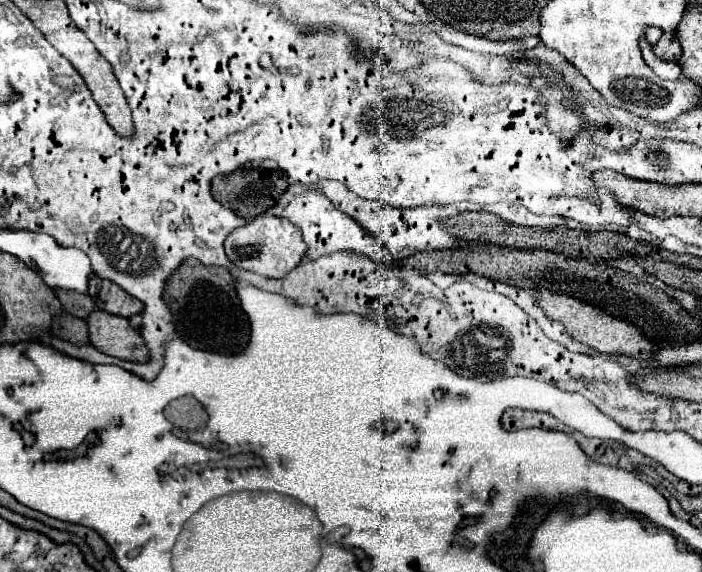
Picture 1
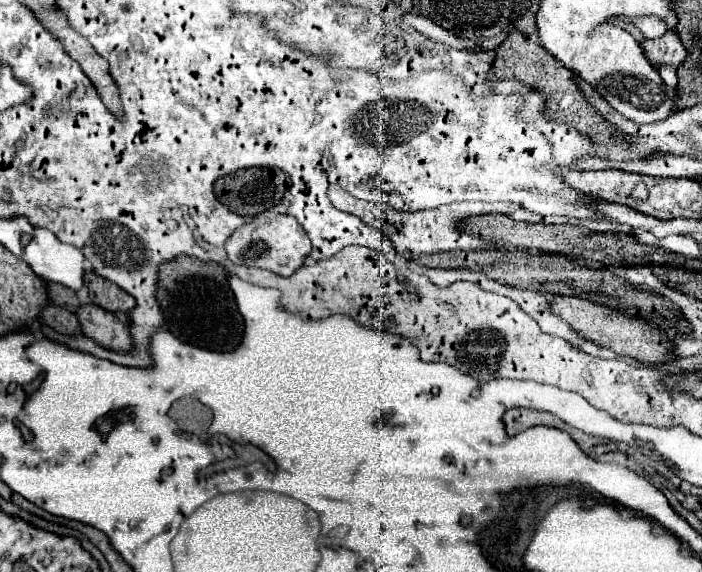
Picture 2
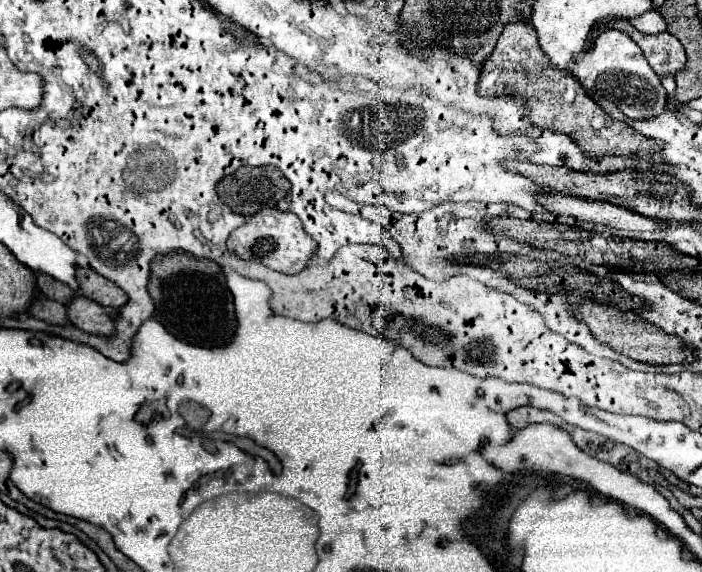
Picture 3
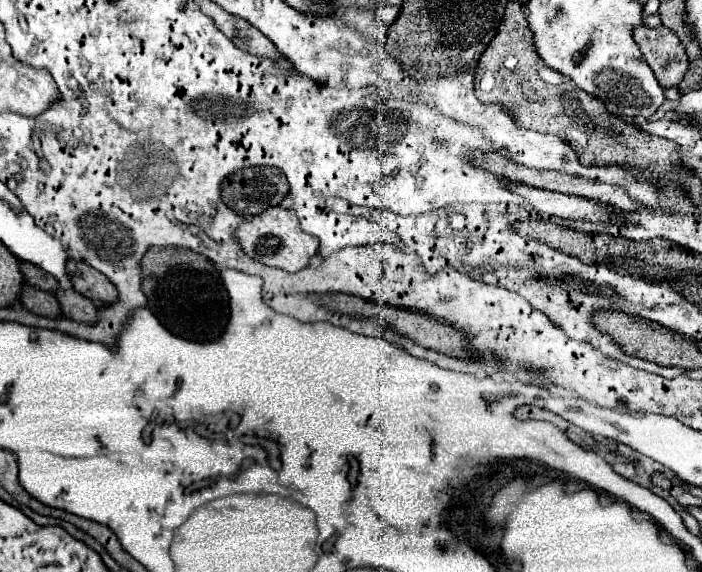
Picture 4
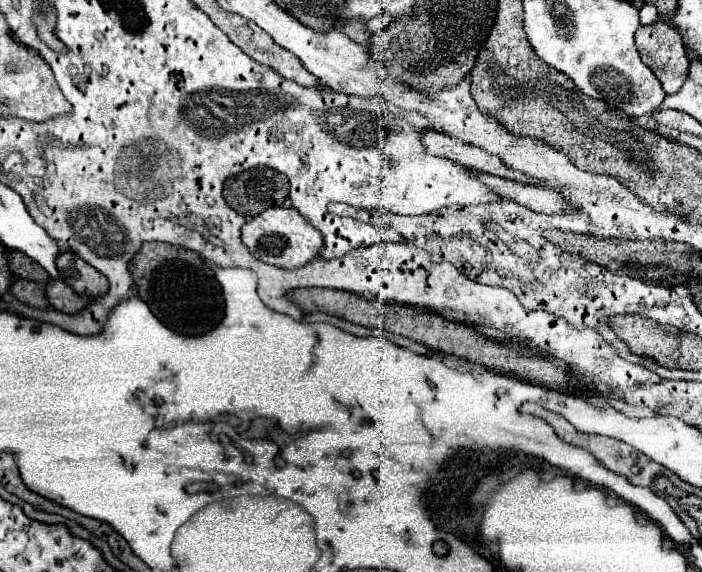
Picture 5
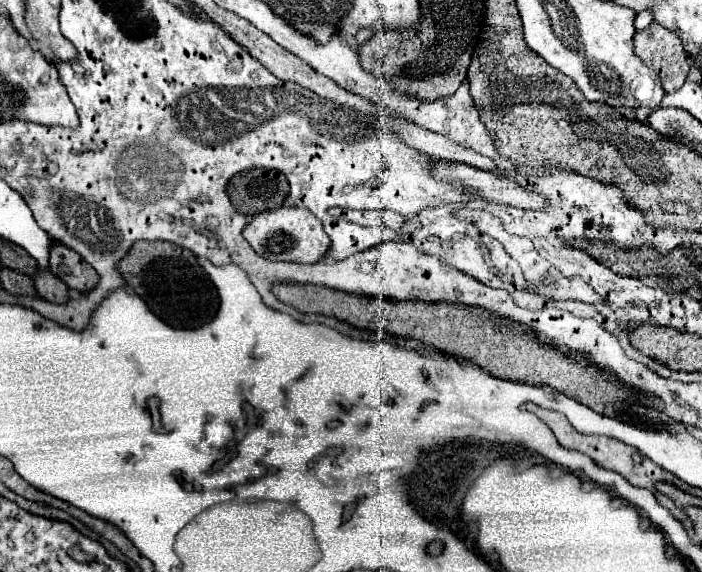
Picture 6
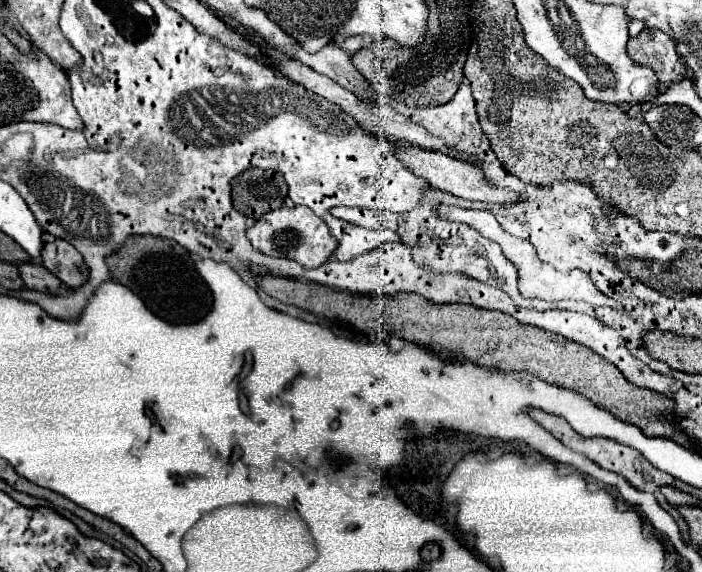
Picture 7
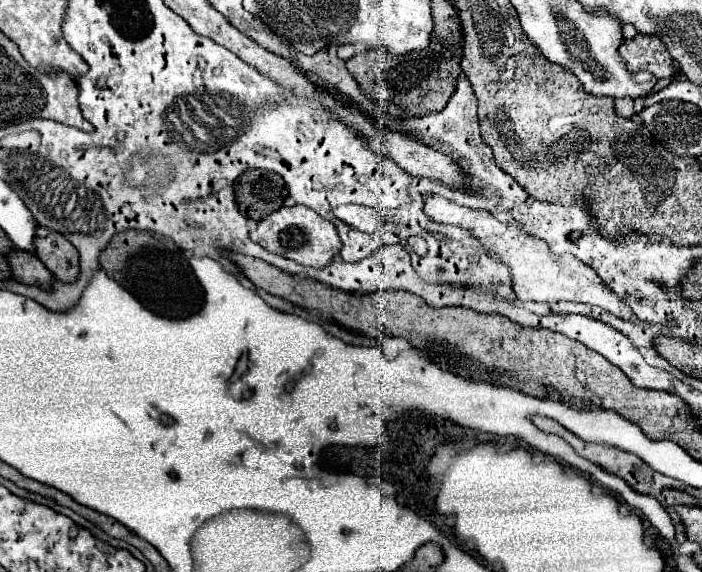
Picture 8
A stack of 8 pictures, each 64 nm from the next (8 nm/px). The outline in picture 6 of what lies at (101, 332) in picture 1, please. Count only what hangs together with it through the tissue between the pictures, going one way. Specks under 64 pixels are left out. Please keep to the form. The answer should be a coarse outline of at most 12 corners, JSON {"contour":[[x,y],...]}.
{"contour":[[48,270],[32,276],[36,292],[50,302],[66,302],[68,286]]}

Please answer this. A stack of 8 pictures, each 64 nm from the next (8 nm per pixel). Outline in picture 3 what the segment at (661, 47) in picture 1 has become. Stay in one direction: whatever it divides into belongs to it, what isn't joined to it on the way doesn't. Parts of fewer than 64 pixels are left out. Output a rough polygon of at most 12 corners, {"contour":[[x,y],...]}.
{"contour":[[630,22],[636,40],[660,78],[686,66],[686,52],[670,32],[644,34]]}

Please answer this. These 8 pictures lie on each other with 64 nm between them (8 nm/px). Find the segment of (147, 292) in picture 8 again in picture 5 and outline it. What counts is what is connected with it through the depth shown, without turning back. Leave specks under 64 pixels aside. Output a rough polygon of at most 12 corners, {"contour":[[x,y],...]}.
{"contour":[[144,242],[138,296],[168,328],[220,322],[222,290],[196,252]]}

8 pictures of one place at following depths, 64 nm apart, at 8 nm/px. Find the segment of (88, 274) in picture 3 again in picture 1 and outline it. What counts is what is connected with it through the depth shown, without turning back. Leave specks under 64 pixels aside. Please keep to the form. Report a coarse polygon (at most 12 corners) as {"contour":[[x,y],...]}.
{"contour":[[92,276],[94,304],[116,316],[142,312],[142,302],[110,280]]}

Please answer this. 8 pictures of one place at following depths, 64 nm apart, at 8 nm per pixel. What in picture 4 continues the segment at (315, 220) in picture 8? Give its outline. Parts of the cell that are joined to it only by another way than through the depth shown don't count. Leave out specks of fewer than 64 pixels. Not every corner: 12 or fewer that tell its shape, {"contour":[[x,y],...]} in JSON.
{"contour":[[280,206],[236,230],[246,254],[298,272],[318,252],[318,238],[294,228]]}

